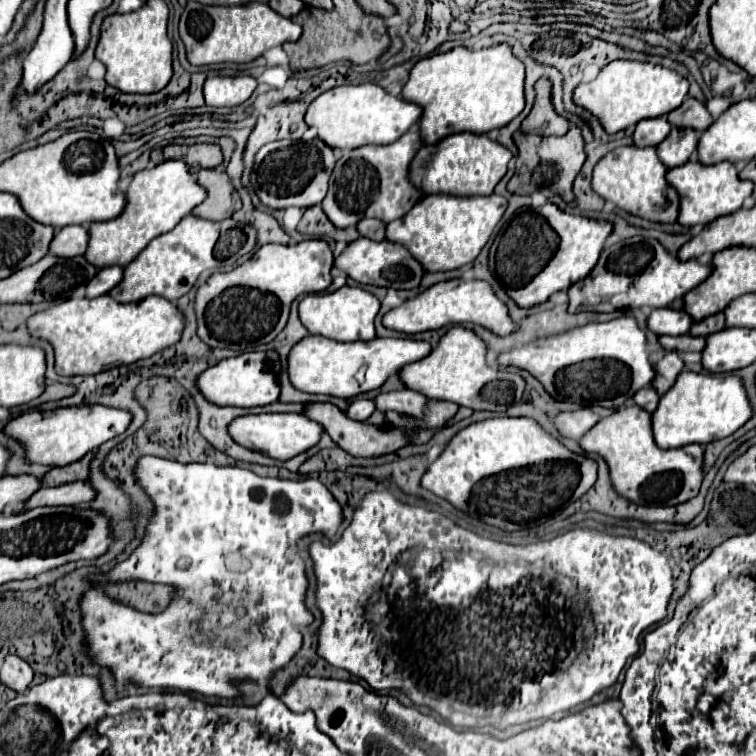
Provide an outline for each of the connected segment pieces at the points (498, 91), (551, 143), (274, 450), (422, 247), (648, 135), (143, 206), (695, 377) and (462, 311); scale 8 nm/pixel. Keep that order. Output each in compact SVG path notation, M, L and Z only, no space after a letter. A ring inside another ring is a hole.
M497 44L481 50L469 50L465 46L457 46L445 54L435 54L419 60L407 84L403 86L403 98L419 104L423 108L421 116L421 134L425 144L435 144L449 134L473 132L487 134L489 130L507 126L515 116L519 116L525 108L525 64L513 56L509 44Z
M573 126L565 136L535 136L525 134L523 130L517 130L513 134L513 140L519 148L515 176L509 180L507 188L513 194L535 194L535 192L547 192L547 194L559 194L565 202L573 202L573 180L581 172L587 154L585 154L585 140L581 136L581 128Z
M247 414L231 422L231 438L235 438L235 442L279 460L289 460L317 446L323 432L325 432L323 426L313 422L305 414Z
M431 194L417 202L405 218L387 224L387 240L399 242L423 262L427 272L455 270L475 262L485 244L489 242L495 226L507 210L507 198L499 194L491 196L451 196Z
M657 116L657 118L647 118L647 120L641 120L635 128L635 144L637 146L657 146L661 144L669 132L671 132L671 124L665 116Z
M167 160L163 164L157 164L155 168L145 168L145 170L137 172L133 176L133 182L131 182L129 190L127 190L127 206L125 206L123 214L119 218L113 218L113 220L107 220L107 222L95 222L95 224L89 226L89 230L91 230L91 246L87 248L85 258L89 262L95 262L95 266L99 266L99 268L101 266L111 266L111 264L117 264L117 266L125 268L127 264L131 264L145 250L145 246L153 238L173 230L187 214L193 212L195 206L199 206L207 198L205 188L201 184L197 184L195 178L197 176L191 174L189 166L183 160Z
M683 370L675 386L661 396L659 410L653 412L653 430L655 430L655 440L659 442L659 446L681 448L687 444L709 444L709 442L727 438L751 418L753 418L753 406L749 402L749 394L745 390L741 376L731 372L729 374L697 374L691 370Z
M447 280L447 282L439 282L431 288L427 288L423 294L403 302L401 306L393 308L391 312L385 314L383 324L385 328L391 330L399 330L405 334L419 334L425 330L437 330L449 324L481 324L489 330L493 330L499 336L507 336L513 334L519 326L511 320L509 316L509 308L505 302L501 302L497 298L497 294L493 292L491 284L485 280Z

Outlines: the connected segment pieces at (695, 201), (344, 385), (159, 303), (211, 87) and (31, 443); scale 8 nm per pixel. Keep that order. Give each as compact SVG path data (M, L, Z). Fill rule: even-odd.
M687 162L683 166L671 168L667 172L667 182L679 190L681 196L681 210L677 222L683 226L697 226L697 224L711 224L713 220L733 214L743 206L743 200L753 194L755 184L741 180L739 170L731 162L719 162L705 166L701 162Z
M307 336L299 344L295 344L295 348L289 354L289 378L291 378L293 386L299 388L301 392L329 394L329 396L339 396L339 398L355 398L357 394L381 388L389 376L401 372L405 366L409 366L413 362L419 362L421 358L431 354L431 350L433 350L433 346L429 342L411 340L411 338L375 338L369 342L337 342L337 340L329 340L325 336ZM361 366L365 366L365 382L363 384L359 384L355 380L355 374Z
M75 288L65 300L29 318L27 326L31 336L45 338L53 344L57 374L91 376L151 358L153 354L175 346L187 324L185 314L177 308L177 304L161 296L147 296L141 304L121 304L109 294L89 300L80 296L79 288Z
M213 76L205 80L203 94L207 106L239 106L255 88L257 80L253 76Z
M71 406L71 408L57 408L49 412L27 412L19 418L11 420L5 432L19 442L25 444L29 462L49 464L49 466L67 466L71 462L81 460L85 454L97 450L103 442L123 434L133 416L127 410L109 408L109 406Z

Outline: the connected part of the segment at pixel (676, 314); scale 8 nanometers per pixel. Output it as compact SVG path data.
M659 308L649 314L647 320L649 330L657 334L669 334L669 336L681 336L687 334L693 326L693 318L685 310L673 310L673 308Z

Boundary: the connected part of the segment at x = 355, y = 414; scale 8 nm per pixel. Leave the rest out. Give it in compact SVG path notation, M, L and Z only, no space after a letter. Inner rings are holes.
M359 398L359 400L353 400L349 410L347 410L347 416L351 418L357 418L357 420L367 420L373 412L375 412L375 402L373 400L365 400L365 398Z

